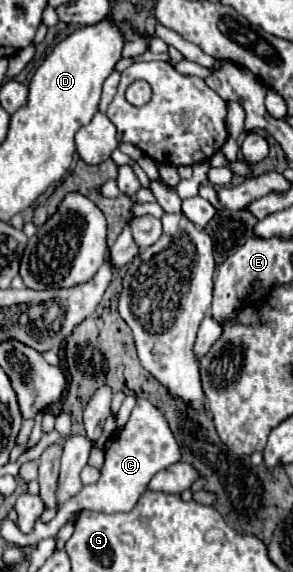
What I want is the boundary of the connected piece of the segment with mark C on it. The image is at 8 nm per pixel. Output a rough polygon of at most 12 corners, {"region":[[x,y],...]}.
{"region":[[137,399],[101,477],[69,499],[49,537],[83,509],[131,511],[181,451],[163,413]]}

